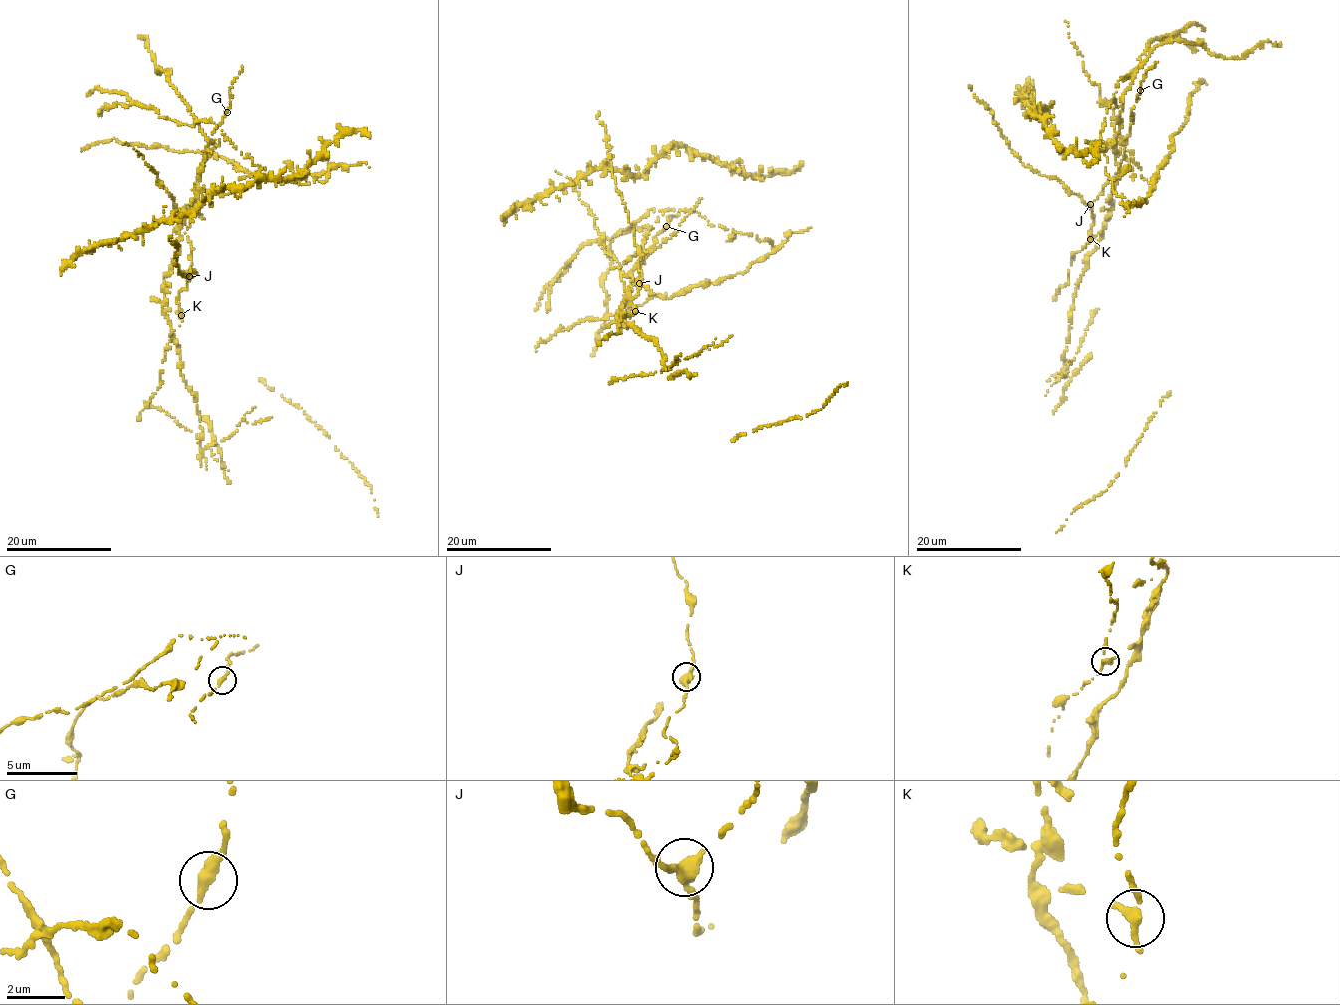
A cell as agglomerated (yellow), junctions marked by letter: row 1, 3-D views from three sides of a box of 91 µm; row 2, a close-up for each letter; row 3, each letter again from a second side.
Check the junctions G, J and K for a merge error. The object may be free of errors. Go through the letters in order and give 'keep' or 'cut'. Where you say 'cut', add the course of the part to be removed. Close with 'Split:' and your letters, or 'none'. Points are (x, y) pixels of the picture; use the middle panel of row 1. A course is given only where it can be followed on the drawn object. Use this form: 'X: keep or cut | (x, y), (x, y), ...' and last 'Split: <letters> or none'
G: keep
J: keep
K: cut | (635, 311), (620, 325), (651, 209), (771, 246), (743, 272), (579, 321), (535, 351)
Split: K

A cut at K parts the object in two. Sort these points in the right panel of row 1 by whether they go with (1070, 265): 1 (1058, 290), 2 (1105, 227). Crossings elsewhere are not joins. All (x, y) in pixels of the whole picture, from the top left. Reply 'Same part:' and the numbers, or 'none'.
Same part: 1

